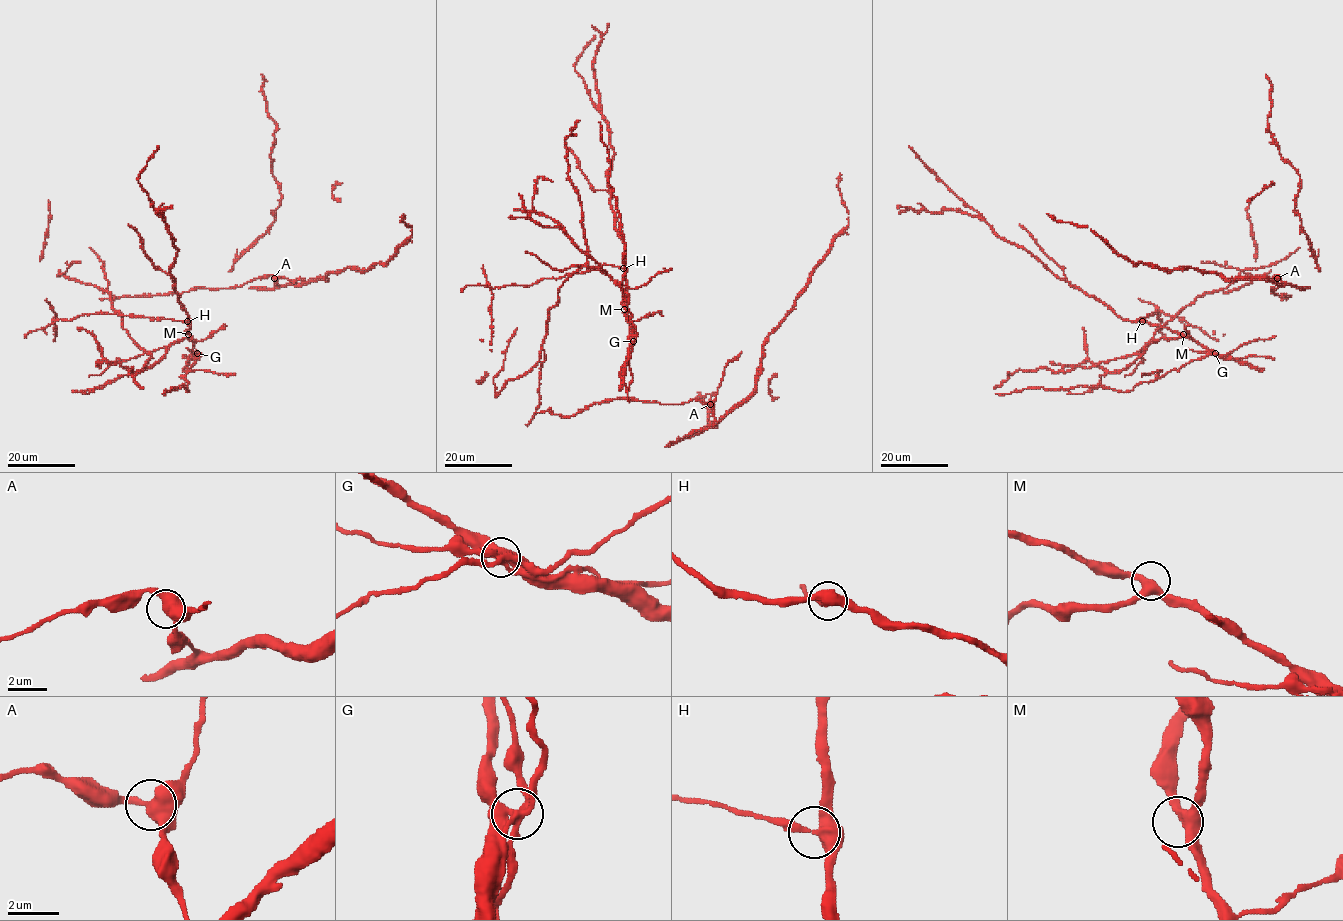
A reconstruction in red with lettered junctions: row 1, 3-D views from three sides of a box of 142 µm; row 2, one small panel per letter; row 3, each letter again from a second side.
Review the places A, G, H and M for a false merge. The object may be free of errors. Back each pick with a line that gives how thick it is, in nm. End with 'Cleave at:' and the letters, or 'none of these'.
G: 400 nm
Cleave at: G

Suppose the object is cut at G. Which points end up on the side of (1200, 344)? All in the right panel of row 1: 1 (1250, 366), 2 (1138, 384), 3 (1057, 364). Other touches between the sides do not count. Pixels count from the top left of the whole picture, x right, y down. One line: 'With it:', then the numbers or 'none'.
With it: 1, 3

